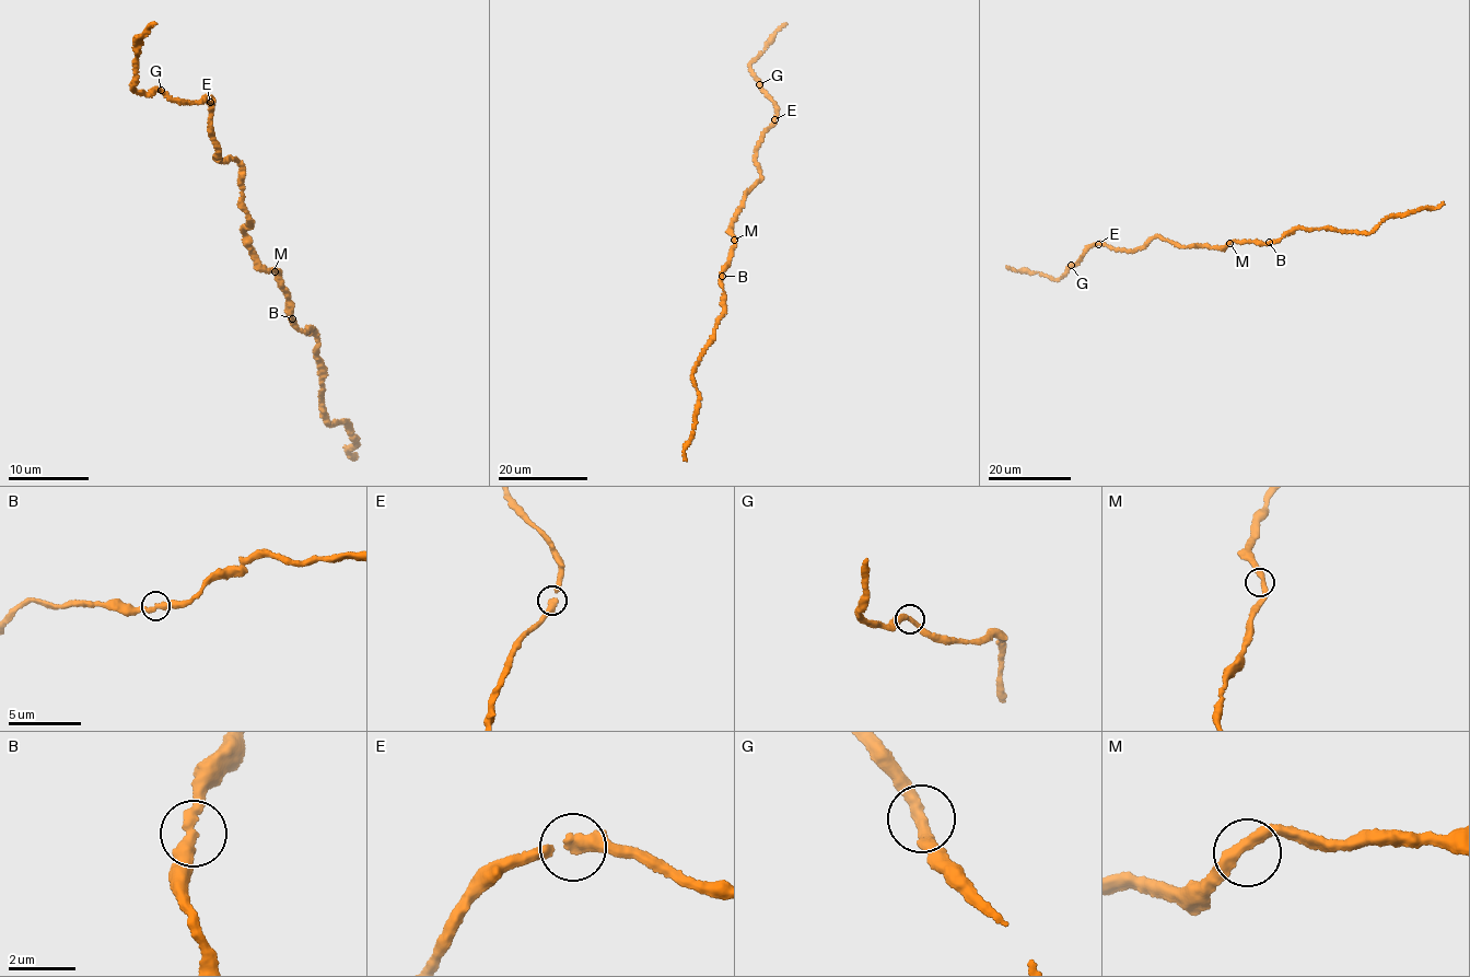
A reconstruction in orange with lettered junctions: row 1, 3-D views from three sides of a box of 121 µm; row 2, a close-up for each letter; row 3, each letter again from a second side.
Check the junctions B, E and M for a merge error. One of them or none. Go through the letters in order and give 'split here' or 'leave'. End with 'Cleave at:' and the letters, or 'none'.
B: leave
E: leave
M: leave
Cleave at: none

